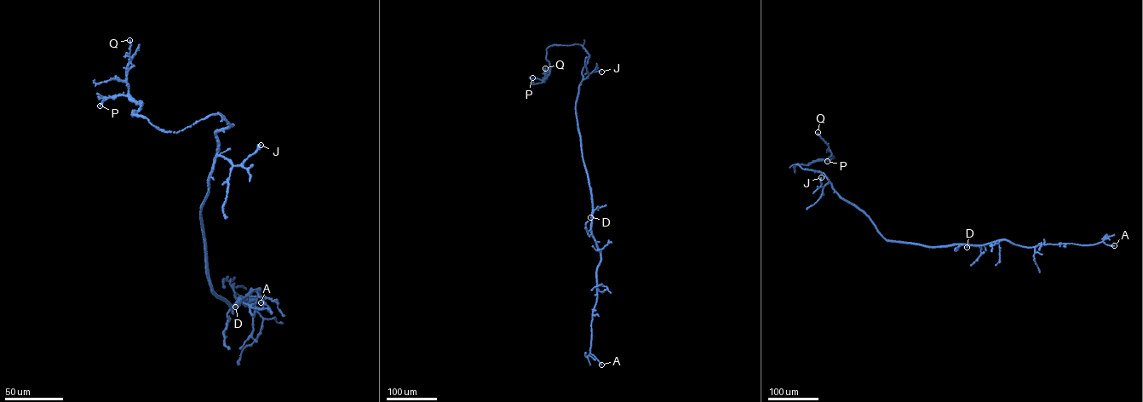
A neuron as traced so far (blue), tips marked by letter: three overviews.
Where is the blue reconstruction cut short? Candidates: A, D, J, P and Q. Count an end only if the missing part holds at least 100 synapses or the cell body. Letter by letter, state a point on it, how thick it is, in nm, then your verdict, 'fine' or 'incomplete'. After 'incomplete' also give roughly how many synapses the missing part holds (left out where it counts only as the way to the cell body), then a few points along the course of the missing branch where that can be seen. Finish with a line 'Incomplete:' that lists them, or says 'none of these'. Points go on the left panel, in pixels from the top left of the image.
A: (261, 302) | 650 nm | fine
D: (235, 307) | 700 nm | fine
J: (261, 145) | 400 nm | fine
P: (100, 106) | 340 nm | fine
Q: (129, 40) | 280 nm | fine
Incomplete: none of these

